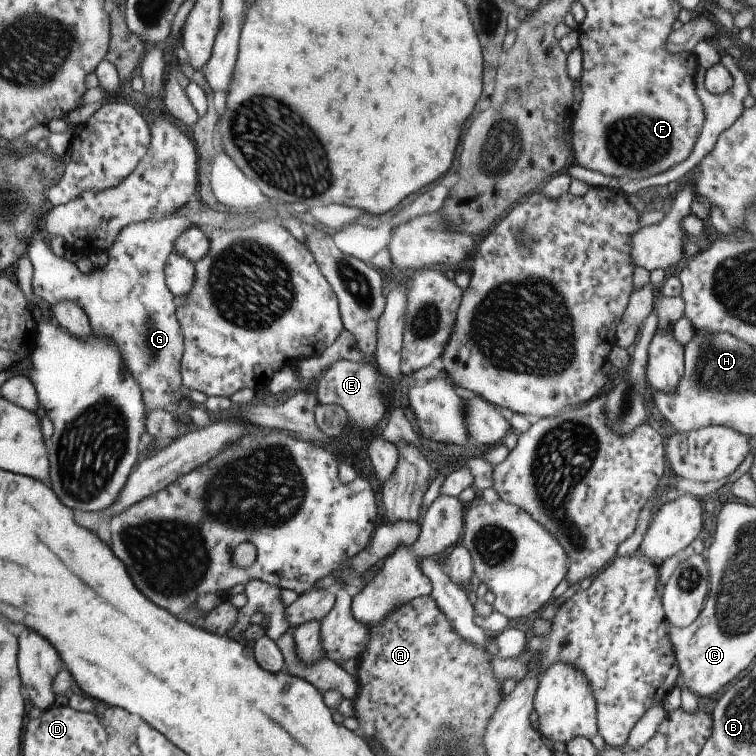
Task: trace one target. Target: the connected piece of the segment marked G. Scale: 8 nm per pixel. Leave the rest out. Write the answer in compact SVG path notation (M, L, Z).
M181 216L152 219L145 223L130 225L120 232L113 247L107 252L108 262L104 268L93 270L88 274L79 272L75 264L64 257L57 258L45 246L39 232L35 232L27 246L27 258L32 267L30 279L31 289L35 297L44 300L46 306L51 307L63 300L75 302L87 316L93 335L103 335L116 342L124 365L131 368L132 375L140 385L146 416L153 409L166 409L173 412L181 398L184 389L180 380L180 361L183 355L181 330L176 320L176 310L172 302L171 292L164 284L164 267L167 256L174 248L174 241L195 226Z

